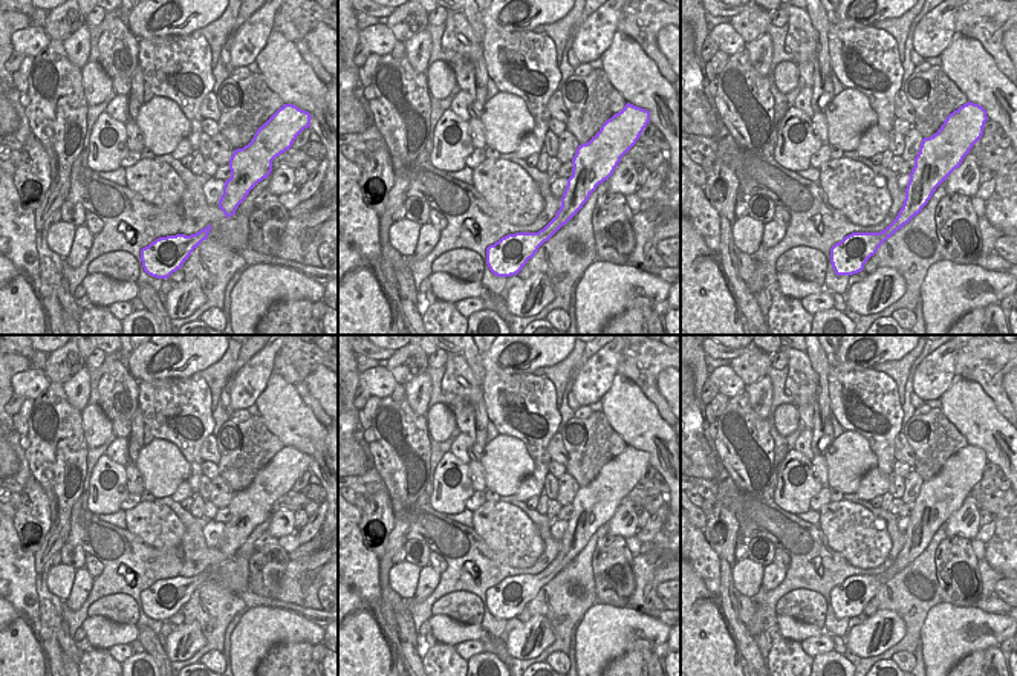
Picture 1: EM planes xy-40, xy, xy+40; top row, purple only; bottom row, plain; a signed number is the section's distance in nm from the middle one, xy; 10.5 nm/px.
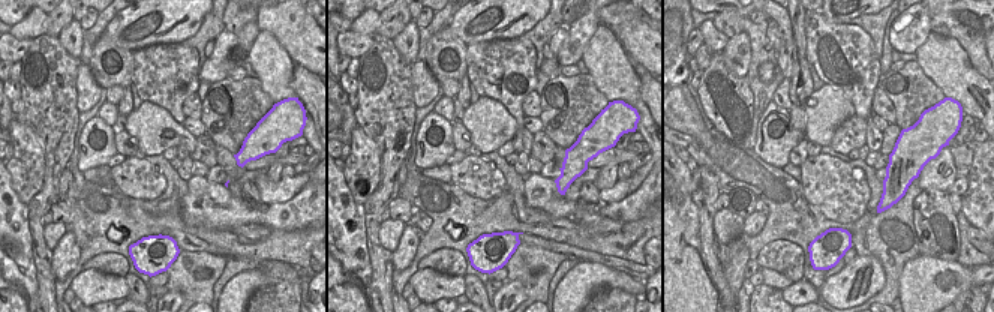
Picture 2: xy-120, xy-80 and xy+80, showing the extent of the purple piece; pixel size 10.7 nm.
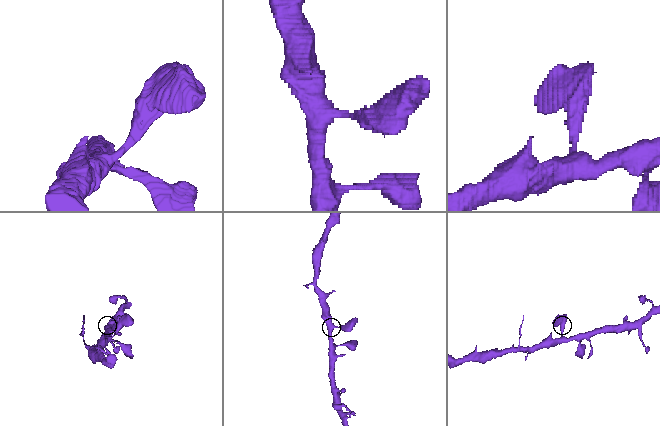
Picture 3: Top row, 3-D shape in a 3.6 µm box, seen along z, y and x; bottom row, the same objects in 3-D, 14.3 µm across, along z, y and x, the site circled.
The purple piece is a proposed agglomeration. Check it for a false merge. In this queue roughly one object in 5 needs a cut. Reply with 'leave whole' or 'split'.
leave whole

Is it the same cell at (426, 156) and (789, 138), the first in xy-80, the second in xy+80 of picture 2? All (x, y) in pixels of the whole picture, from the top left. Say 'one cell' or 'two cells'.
one cell

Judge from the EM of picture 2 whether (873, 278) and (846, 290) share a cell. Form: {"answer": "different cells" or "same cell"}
{"answer": "same cell"}

